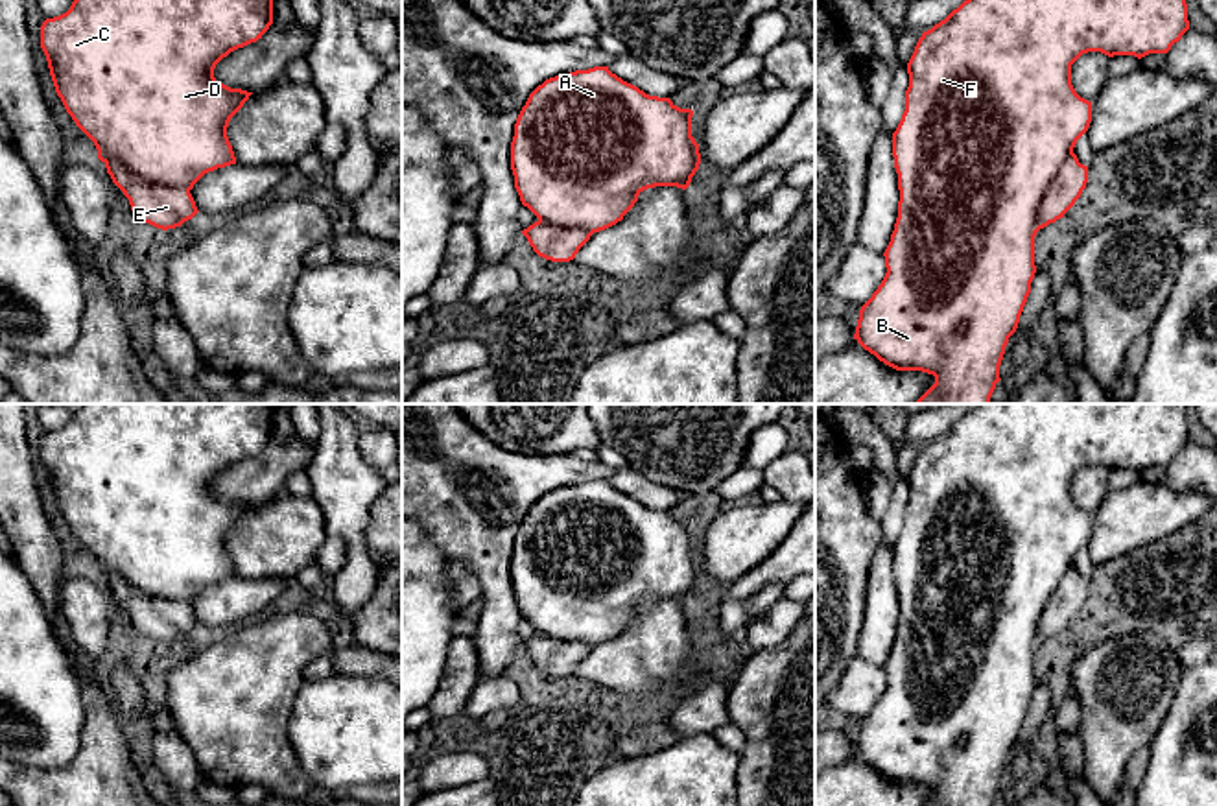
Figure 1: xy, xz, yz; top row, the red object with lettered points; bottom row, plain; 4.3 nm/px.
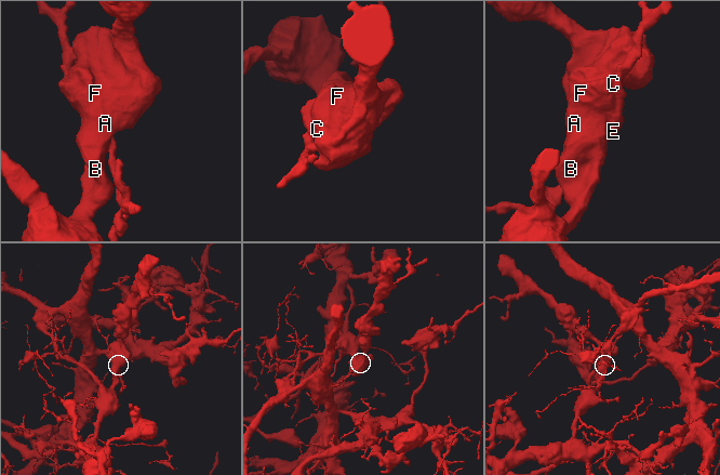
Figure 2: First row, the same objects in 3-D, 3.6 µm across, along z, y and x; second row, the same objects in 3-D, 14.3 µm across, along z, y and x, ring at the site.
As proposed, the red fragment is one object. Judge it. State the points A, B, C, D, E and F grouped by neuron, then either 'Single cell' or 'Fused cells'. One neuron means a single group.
Groups: A B C D F / E. Fused cells

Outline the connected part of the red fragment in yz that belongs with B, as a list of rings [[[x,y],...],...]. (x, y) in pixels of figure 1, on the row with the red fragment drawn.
[[[964,0],[944,20],[922,33],[907,63],[905,111],[892,133],[900,201],[894,231],[883,253],[887,273],[872,297],[861,306],[854,334],[854,339],[885,365],[896,371],[922,371],[935,376],[935,384],[916,404],[990,404],[996,384],[1001,380],[999,365],[1005,347],[1018,328],[1036,273],[1034,236],[1038,232],[1038,207],[1057,172],[1092,122],[1092,101],[1075,92],[1071,65],[1088,52],[1101,52],[1108,57],[1134,55],[1138,59],[1149,53],[1167,53],[1187,30],[1186,0]]]

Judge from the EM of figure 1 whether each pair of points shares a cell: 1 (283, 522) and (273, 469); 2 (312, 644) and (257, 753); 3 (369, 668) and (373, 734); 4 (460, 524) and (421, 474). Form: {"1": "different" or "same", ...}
{"1": "different", "2": "same", "3": "different", "4": "same"}

